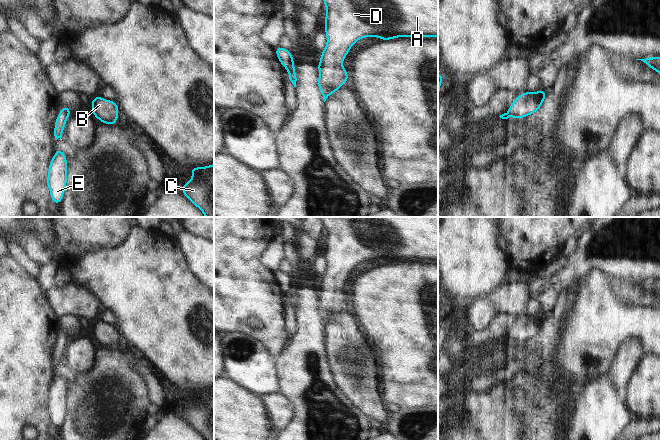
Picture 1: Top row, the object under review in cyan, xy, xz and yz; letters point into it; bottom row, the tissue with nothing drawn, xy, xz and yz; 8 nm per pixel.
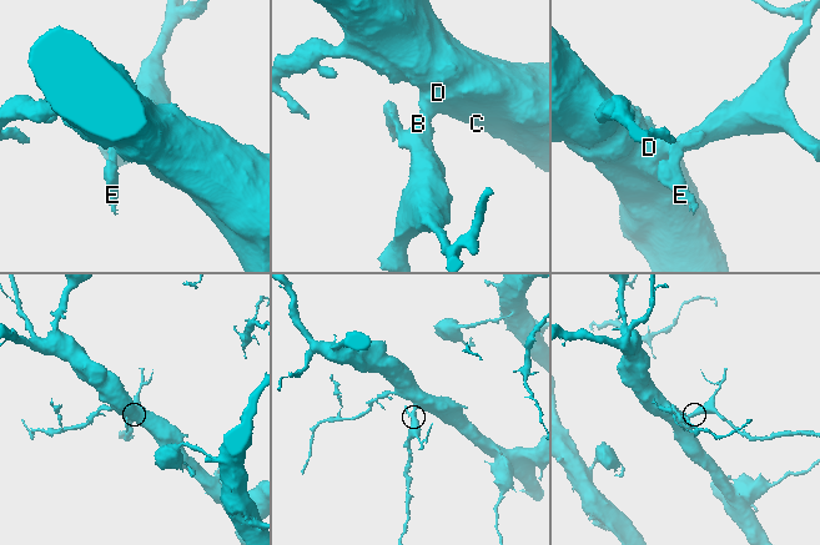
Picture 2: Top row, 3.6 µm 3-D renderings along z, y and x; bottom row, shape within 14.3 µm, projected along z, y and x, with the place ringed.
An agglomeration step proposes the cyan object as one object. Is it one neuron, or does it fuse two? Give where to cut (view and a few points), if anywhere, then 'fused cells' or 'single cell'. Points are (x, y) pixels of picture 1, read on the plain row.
cut in xy along (62, 333), (68, 340); fused cells

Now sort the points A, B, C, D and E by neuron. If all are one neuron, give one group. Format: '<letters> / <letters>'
A B C D / E

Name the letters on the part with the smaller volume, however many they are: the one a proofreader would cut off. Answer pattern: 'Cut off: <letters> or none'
Cut off: E.

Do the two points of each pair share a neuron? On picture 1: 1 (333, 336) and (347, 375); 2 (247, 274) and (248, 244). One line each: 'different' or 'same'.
1: same
2: same

